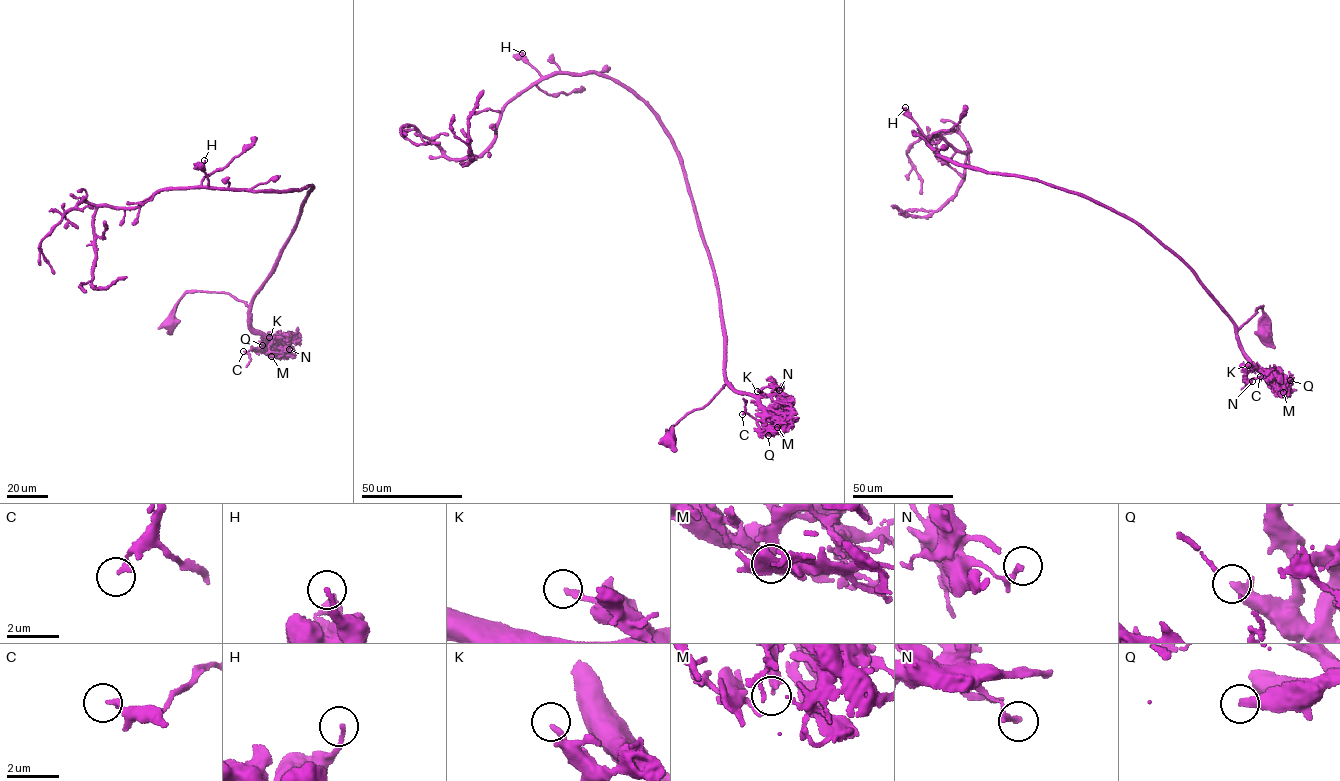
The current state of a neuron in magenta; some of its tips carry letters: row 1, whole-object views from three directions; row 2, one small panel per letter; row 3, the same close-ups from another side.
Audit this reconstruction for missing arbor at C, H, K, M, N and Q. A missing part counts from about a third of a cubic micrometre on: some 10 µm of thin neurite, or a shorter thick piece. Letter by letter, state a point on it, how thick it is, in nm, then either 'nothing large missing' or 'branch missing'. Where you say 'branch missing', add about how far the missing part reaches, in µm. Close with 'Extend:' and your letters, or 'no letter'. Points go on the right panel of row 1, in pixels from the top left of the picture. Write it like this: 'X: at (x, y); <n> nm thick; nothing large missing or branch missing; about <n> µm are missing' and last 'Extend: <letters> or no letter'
C: at (1260, 376); 200 nm thick; nothing large missing
H: at (905, 107); 160 nm thick; nothing large missing
K: at (1248, 365); 240 nm thick; nothing large missing
M: at (1283, 392); 320 nm thick; nothing large missing
N: at (1252, 381); 190 nm thick; nothing large missing
Q: at (1290, 380); 400 nm thick; nothing large missing
Extend: no letter

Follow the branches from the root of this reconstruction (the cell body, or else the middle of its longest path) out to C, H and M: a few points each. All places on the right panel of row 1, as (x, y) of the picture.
C: (1263, 335), (1262, 307), (1237, 331), (1239, 347), (1248, 362), (1272, 379), (1260, 376)
H: (1263, 335), (1262, 307), (1238, 328), (1198, 277), (1136, 223), (1040, 181), (947, 159), (926, 144), (905, 107)
M: (1263, 335), (1262, 307), (1237, 331), (1239, 345), (1250, 363), (1273, 382), (1279, 383), (1283, 392)

